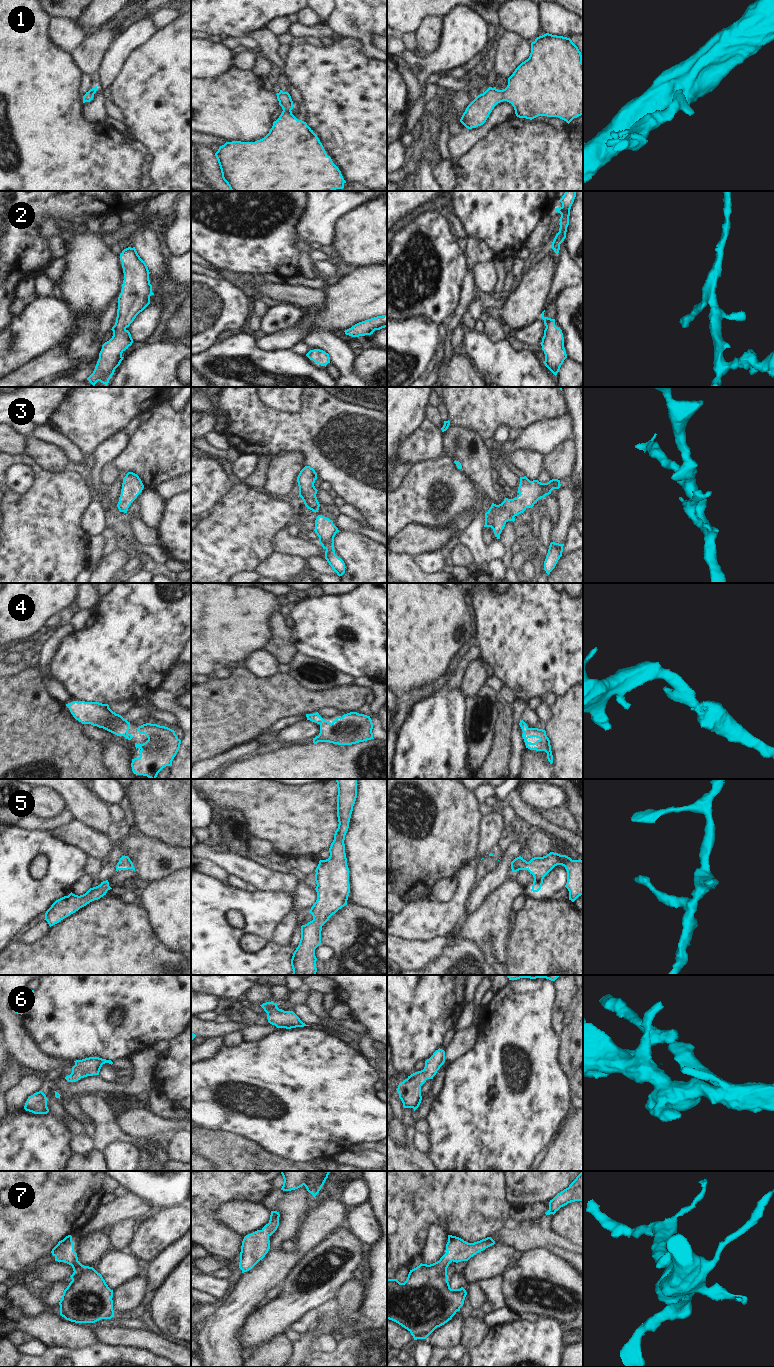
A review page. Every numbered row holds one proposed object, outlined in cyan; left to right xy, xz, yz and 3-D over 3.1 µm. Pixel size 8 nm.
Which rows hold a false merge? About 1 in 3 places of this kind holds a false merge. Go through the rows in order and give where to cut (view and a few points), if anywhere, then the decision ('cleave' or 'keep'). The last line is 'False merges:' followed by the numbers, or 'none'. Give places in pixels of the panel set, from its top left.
1: cut none; keep
2: cut none; keep
3: cut none; keep
4: cut none; keep
5: cut none; keep
6: cut none; keep
7: cut none; keep
False merges: none

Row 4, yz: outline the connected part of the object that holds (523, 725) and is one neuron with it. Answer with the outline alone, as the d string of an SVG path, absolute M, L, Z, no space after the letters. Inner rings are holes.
M523 720L520 721L519 725L523 731L522 737L526 748L536 751L545 751L547 753L548 761L552 764L553 755L550 740L546 735L546 731L538 728L529 728Z

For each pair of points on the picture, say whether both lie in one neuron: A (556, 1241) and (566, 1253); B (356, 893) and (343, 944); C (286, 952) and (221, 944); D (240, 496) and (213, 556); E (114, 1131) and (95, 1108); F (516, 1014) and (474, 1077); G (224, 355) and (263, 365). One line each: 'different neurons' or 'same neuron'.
A: same neuron
B: different neurons
C: same neuron
D: same neuron
E: same neuron
F: same neuron
G: same neuron

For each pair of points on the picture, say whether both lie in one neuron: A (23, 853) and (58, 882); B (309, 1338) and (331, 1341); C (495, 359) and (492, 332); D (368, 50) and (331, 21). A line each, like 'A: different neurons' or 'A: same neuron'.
A: same neuron
B: different neurons
C: different neurons
D: same neuron

